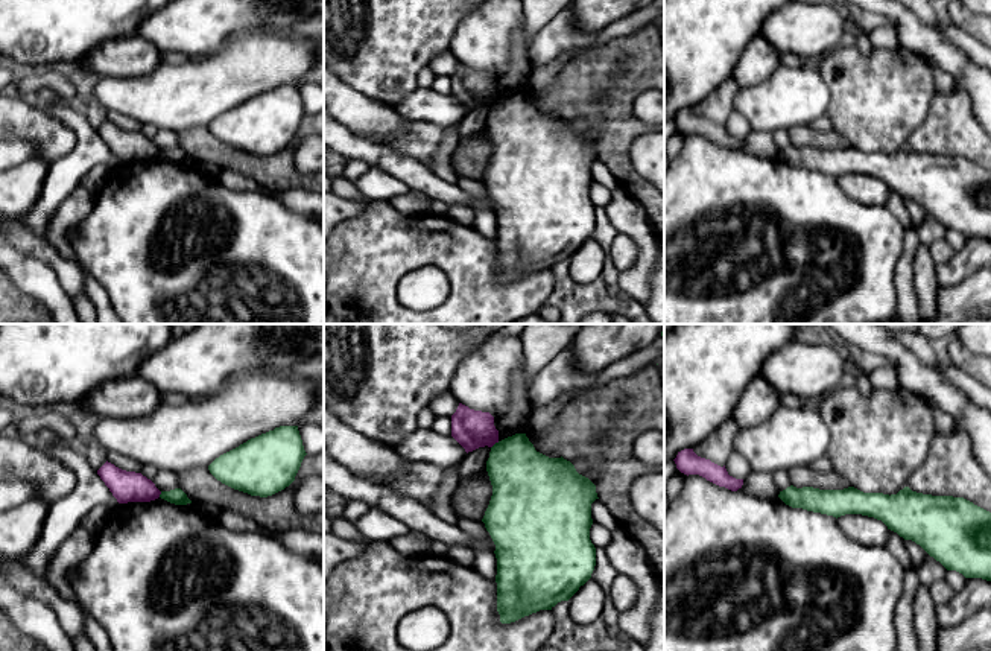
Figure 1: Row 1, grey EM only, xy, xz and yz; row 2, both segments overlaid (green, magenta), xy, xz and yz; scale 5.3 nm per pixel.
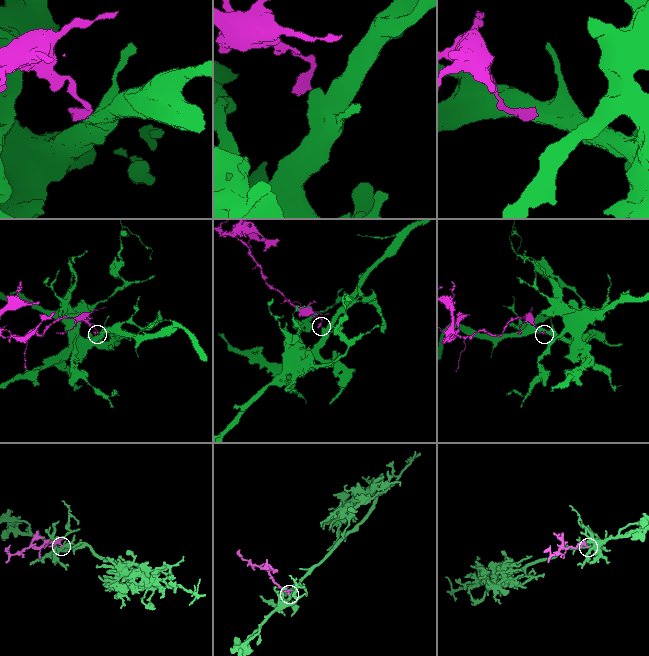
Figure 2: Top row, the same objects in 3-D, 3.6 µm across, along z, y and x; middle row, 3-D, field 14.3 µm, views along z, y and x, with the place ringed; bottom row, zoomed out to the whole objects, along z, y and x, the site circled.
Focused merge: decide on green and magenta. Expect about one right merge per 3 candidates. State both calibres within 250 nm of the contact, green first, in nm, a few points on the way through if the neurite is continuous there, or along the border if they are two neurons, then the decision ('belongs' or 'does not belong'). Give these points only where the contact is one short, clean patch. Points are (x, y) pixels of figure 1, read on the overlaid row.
340/200 nm | along xz (499, 441), (491, 447) | does not belong

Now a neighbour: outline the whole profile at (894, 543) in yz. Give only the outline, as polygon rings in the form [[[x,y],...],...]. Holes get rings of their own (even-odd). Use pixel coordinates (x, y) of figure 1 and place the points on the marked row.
[[[889,529],[889,535],[885,546],[888,551],[892,552],[892,555],[898,560],[904,570],[913,569],[913,563],[910,560],[910,555],[907,554],[903,537]]]

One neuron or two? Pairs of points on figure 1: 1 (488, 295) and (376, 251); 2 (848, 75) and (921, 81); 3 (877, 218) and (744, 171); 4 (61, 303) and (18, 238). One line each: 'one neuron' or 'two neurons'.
1: one neuron
2: one neuron
3: one neuron
4: two neurons

